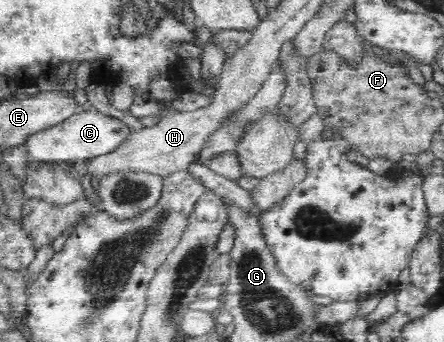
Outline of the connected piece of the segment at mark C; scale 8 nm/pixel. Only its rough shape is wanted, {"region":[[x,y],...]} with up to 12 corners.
{"region":[[88,107],[26,140],[31,160],[81,163],[132,129]]}

